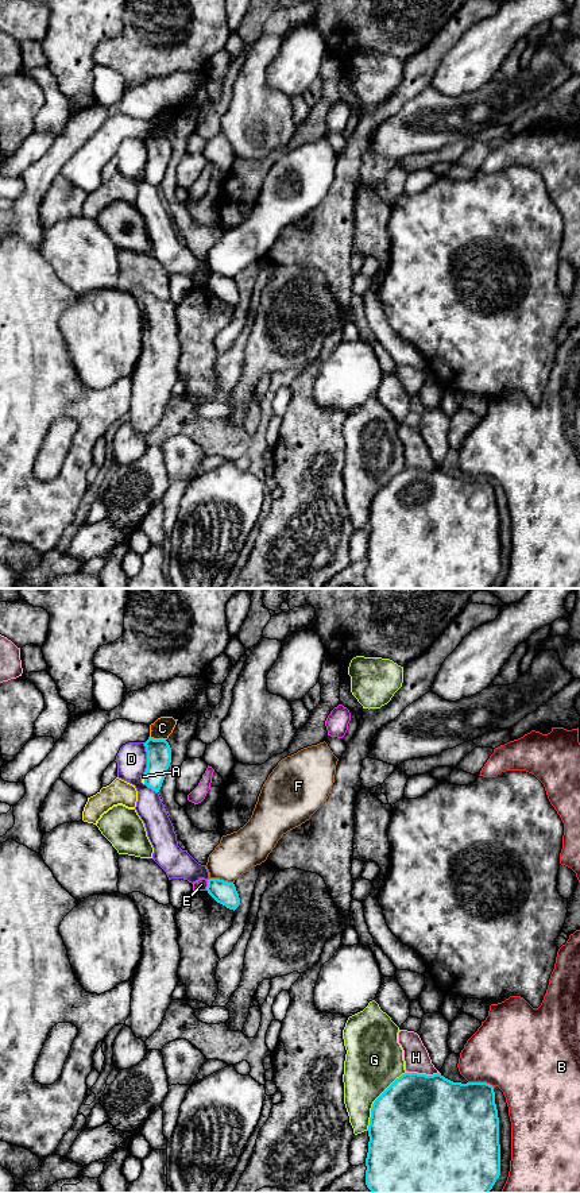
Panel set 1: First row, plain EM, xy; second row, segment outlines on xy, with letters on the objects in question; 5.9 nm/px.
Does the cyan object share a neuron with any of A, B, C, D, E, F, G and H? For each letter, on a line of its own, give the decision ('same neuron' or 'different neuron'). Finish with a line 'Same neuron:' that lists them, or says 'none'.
A: different neuron
B: different neuron
C: different neuron
D: different neuron
E: different neuron
F: different neuron
G: different neuron
H: different neuron
Same neuron: none

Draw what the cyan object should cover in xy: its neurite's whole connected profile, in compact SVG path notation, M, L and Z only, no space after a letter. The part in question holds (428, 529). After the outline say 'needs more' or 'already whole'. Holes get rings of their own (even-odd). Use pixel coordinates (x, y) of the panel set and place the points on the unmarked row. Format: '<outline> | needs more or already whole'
M405 468L397 474L372 499L368 521L366 580L372 588L490 588L500 571L499 513L494 482L487 478L453 478L441 468L426 471Z | already whole

